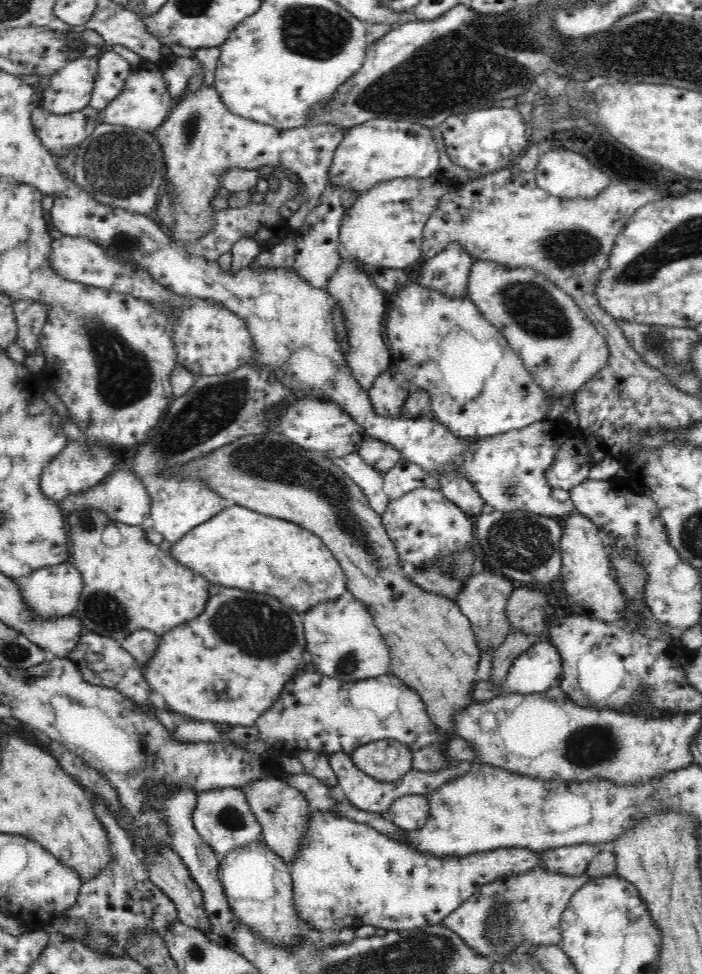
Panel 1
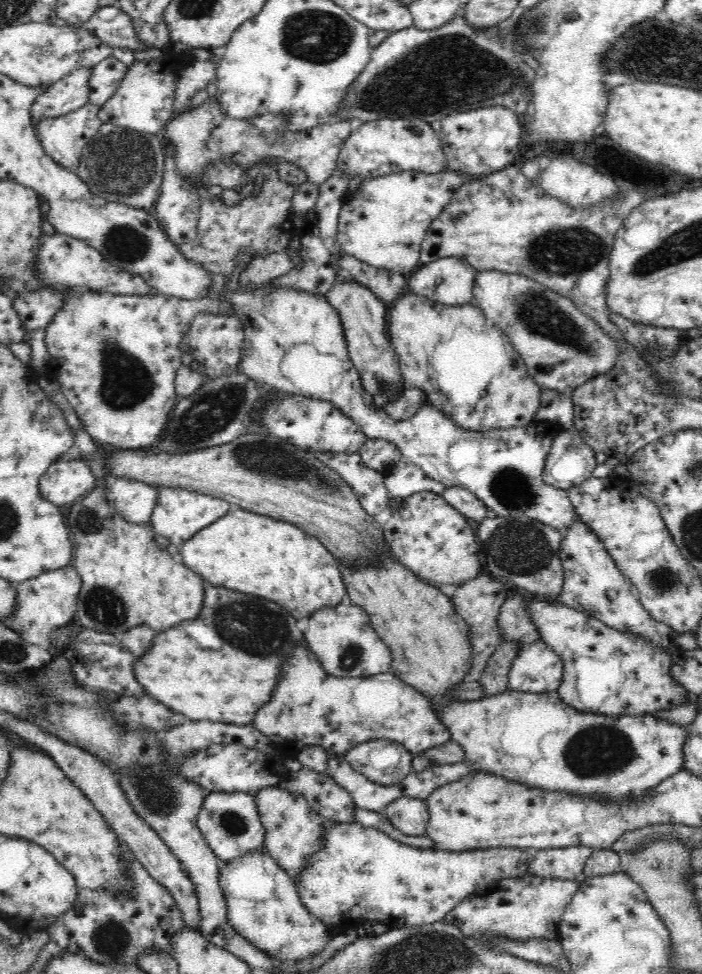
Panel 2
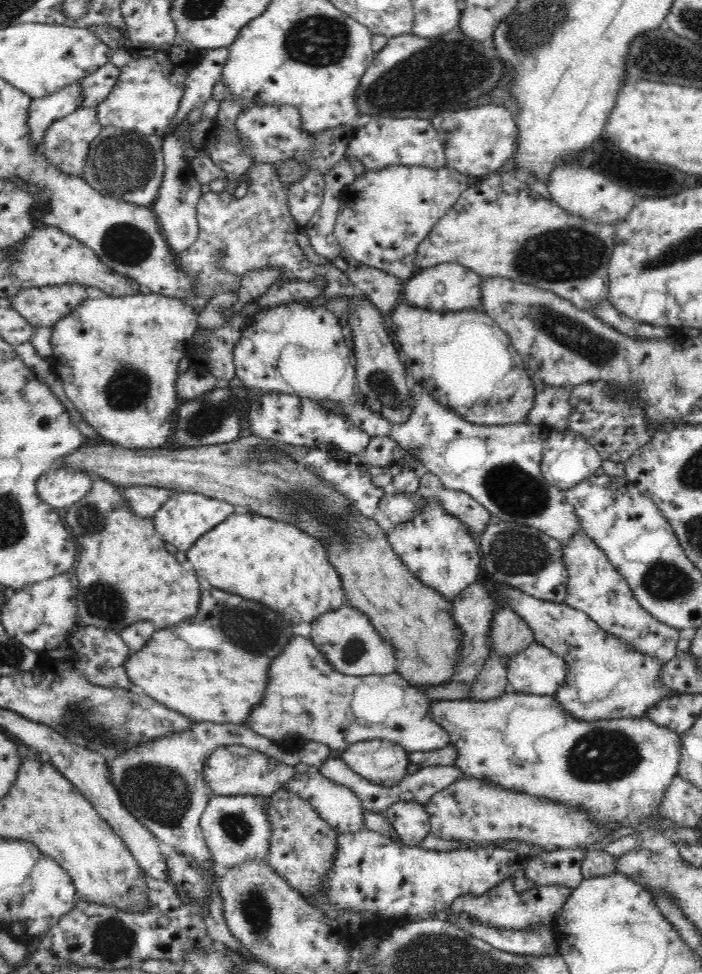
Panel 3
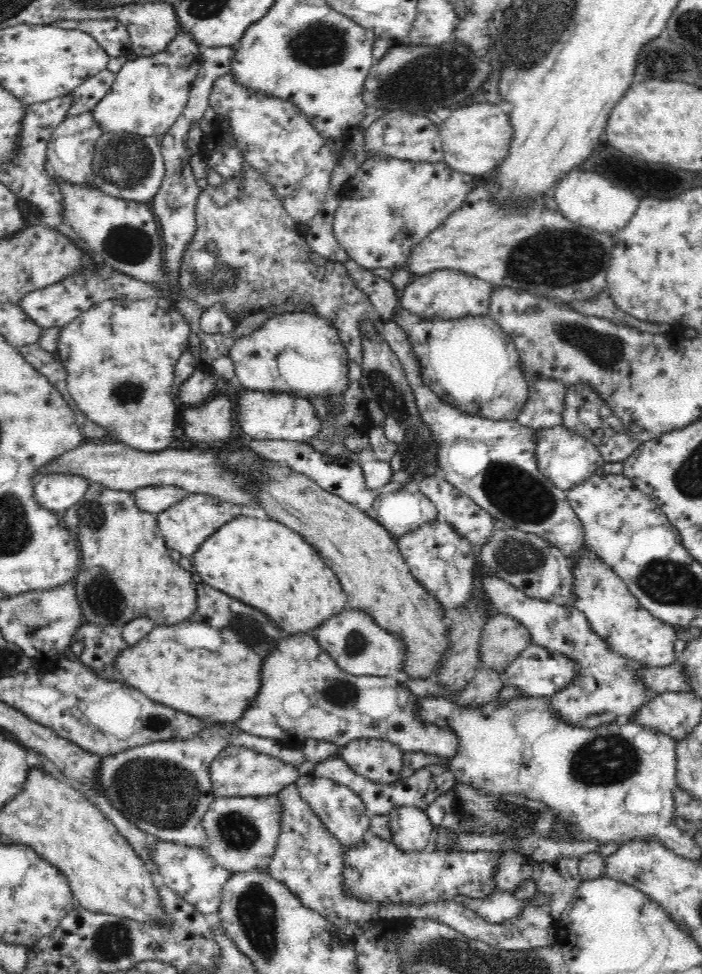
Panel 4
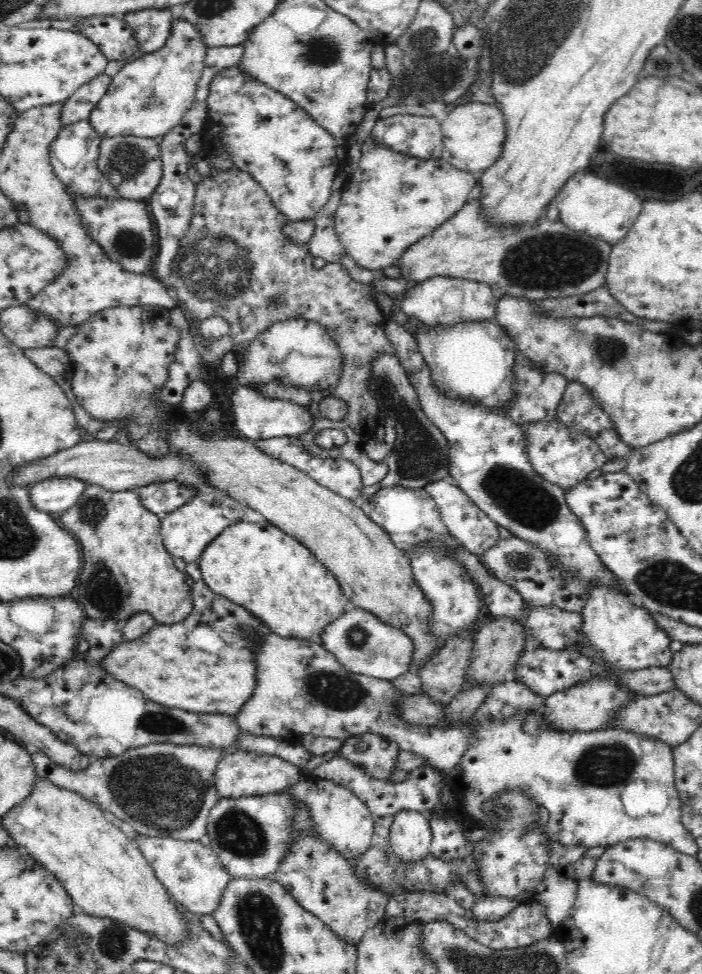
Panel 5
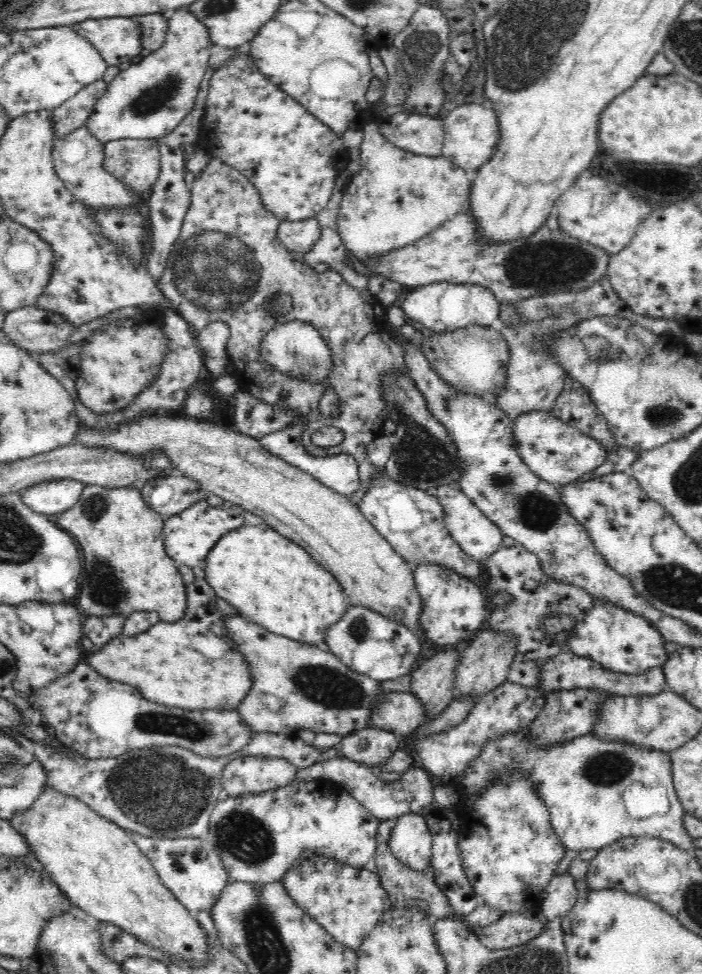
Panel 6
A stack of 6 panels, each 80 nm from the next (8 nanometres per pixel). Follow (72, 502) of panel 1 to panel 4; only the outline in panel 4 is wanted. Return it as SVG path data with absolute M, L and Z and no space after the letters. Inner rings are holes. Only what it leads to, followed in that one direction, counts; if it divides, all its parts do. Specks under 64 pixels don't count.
M174 485L145 486L132 491L136 505L142 511L158 515L176 502L181 502L189 492Z

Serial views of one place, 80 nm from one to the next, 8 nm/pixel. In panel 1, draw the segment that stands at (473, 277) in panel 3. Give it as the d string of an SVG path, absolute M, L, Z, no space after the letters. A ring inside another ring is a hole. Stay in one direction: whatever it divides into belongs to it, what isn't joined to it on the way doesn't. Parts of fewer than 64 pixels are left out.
M450 244L444 252L436 254L415 273L413 282L437 290L448 298L468 297L468 274L472 268L470 253L459 244Z

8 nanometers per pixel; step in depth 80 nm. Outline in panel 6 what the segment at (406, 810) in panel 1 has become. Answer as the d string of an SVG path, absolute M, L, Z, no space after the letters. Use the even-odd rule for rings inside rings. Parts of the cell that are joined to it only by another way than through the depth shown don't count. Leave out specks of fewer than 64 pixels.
M408 813L397 817L388 843L404 866L424 873L431 864L433 837L422 814Z

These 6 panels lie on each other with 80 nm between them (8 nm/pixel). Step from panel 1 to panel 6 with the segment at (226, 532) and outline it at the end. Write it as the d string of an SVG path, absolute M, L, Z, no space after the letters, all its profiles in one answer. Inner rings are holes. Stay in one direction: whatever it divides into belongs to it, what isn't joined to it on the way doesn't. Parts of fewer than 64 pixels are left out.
M266 523L240 526L230 530L208 552L202 566L205 578L214 592L243 616L248 616L256 624L268 628L274 634L286 636L292 640L310 645L324 646L326 630L338 622L349 609L349 599L343 591L338 579L316 562L306 550L290 539L280 535Z

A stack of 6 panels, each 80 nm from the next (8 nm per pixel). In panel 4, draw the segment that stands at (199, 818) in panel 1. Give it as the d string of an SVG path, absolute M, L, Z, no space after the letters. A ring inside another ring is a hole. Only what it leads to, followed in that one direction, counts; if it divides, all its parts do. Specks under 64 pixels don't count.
M278 795L214 798L202 820L208 837L206 850L214 857L216 864L233 874L250 870L267 872L276 852L280 818L282 803Z

